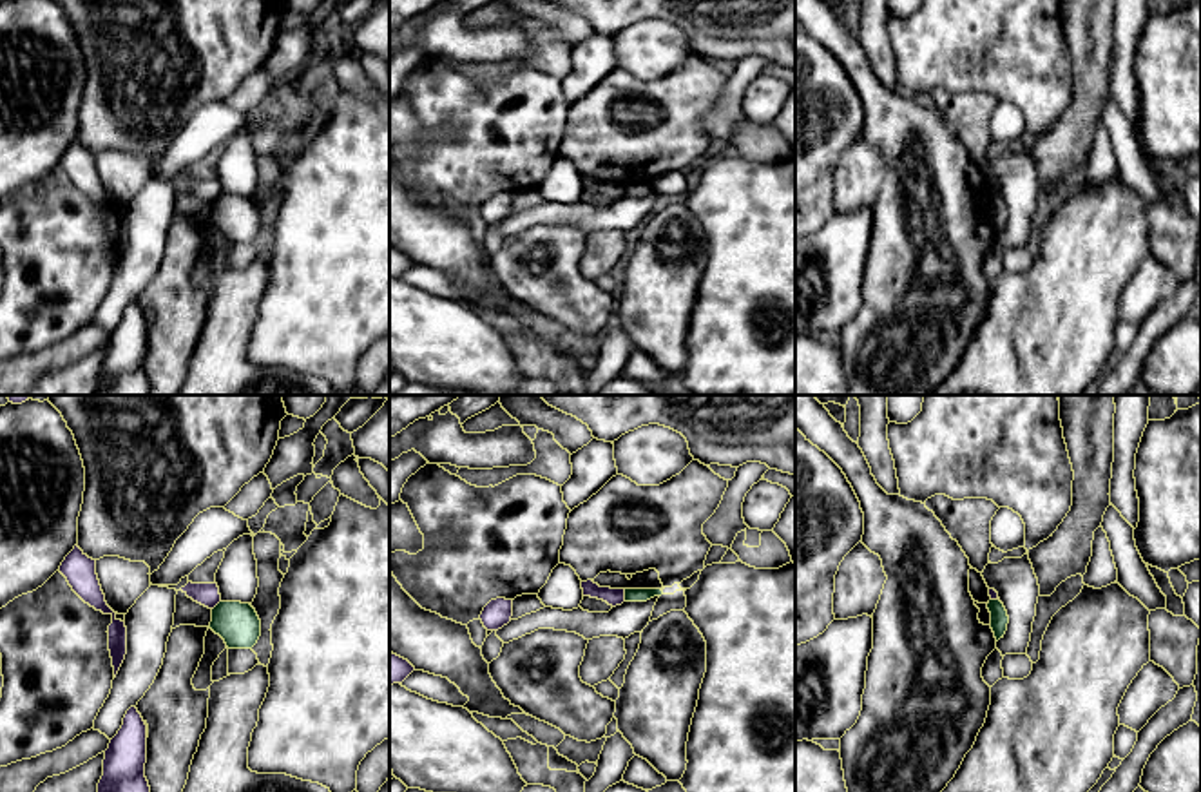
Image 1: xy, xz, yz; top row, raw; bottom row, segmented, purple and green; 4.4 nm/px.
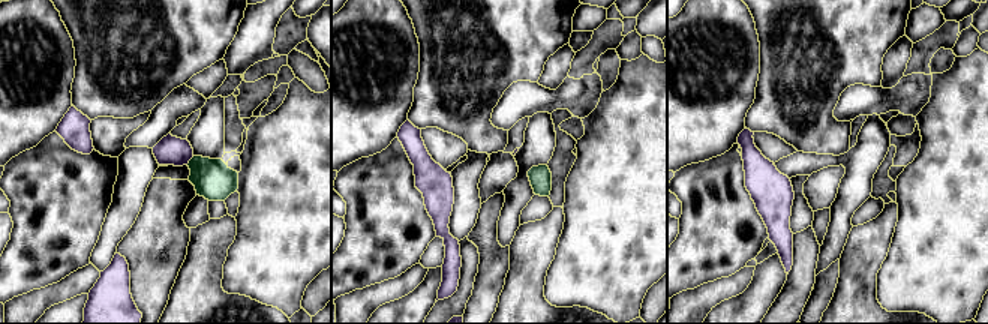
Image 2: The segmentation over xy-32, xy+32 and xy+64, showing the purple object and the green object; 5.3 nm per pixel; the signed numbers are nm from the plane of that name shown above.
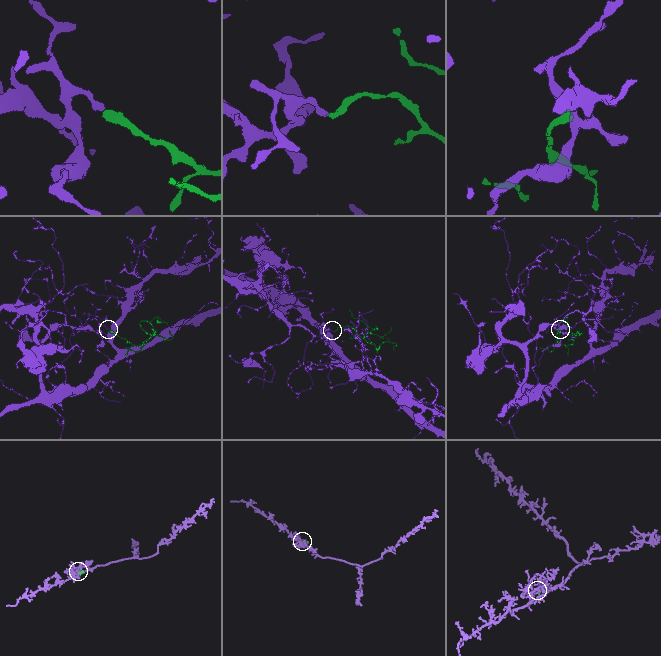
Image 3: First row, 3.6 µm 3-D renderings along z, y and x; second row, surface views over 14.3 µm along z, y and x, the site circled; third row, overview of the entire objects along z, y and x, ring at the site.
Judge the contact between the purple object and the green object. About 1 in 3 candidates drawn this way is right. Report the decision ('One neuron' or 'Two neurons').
Two neurons

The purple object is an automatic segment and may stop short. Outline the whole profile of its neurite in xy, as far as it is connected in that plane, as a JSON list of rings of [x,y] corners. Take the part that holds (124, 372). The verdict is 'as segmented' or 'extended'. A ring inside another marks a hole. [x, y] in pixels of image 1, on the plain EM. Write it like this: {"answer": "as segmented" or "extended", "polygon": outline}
{"answer": "as segmented", "polygon": [[[130,301],[123,319],[110,333],[98,377],[98,395],[150,395],[145,372],[147,319],[136,301]]]}

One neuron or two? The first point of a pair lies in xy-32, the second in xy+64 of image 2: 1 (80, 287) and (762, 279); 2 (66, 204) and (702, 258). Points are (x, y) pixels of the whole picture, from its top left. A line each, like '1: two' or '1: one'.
1: two
2: one

